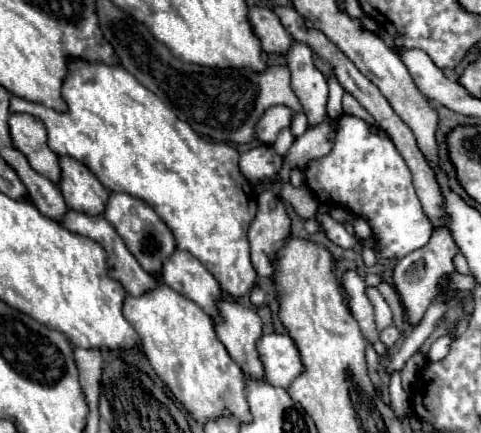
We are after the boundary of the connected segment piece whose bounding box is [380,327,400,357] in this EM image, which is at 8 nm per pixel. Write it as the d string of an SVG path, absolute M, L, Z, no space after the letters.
M386 327L386 329L380 333L380 341L386 345L386 357L388 357L390 351L394 349L398 337L400 337L400 331L398 331L396 327Z

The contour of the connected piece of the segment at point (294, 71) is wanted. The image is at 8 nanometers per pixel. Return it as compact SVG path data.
M294 41L292 51L286 57L290 69L290 85L302 103L308 117L308 127L316 127L326 119L328 83L312 61L312 49L304 43Z

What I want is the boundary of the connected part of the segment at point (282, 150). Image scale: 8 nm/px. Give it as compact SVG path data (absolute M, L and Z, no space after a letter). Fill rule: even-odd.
M286 127L286 129L280 131L280 135L278 135L276 143L274 143L274 149L276 149L278 155L286 155L292 143L294 143L294 137L292 137L292 133L290 133L290 127Z

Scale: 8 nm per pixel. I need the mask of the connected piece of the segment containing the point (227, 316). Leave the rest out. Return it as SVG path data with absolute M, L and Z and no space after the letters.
M232 299L220 301L224 323L214 325L218 339L224 343L230 357L252 379L266 379L262 375L262 361L258 359L258 339L262 337L262 321L256 311L238 305Z

